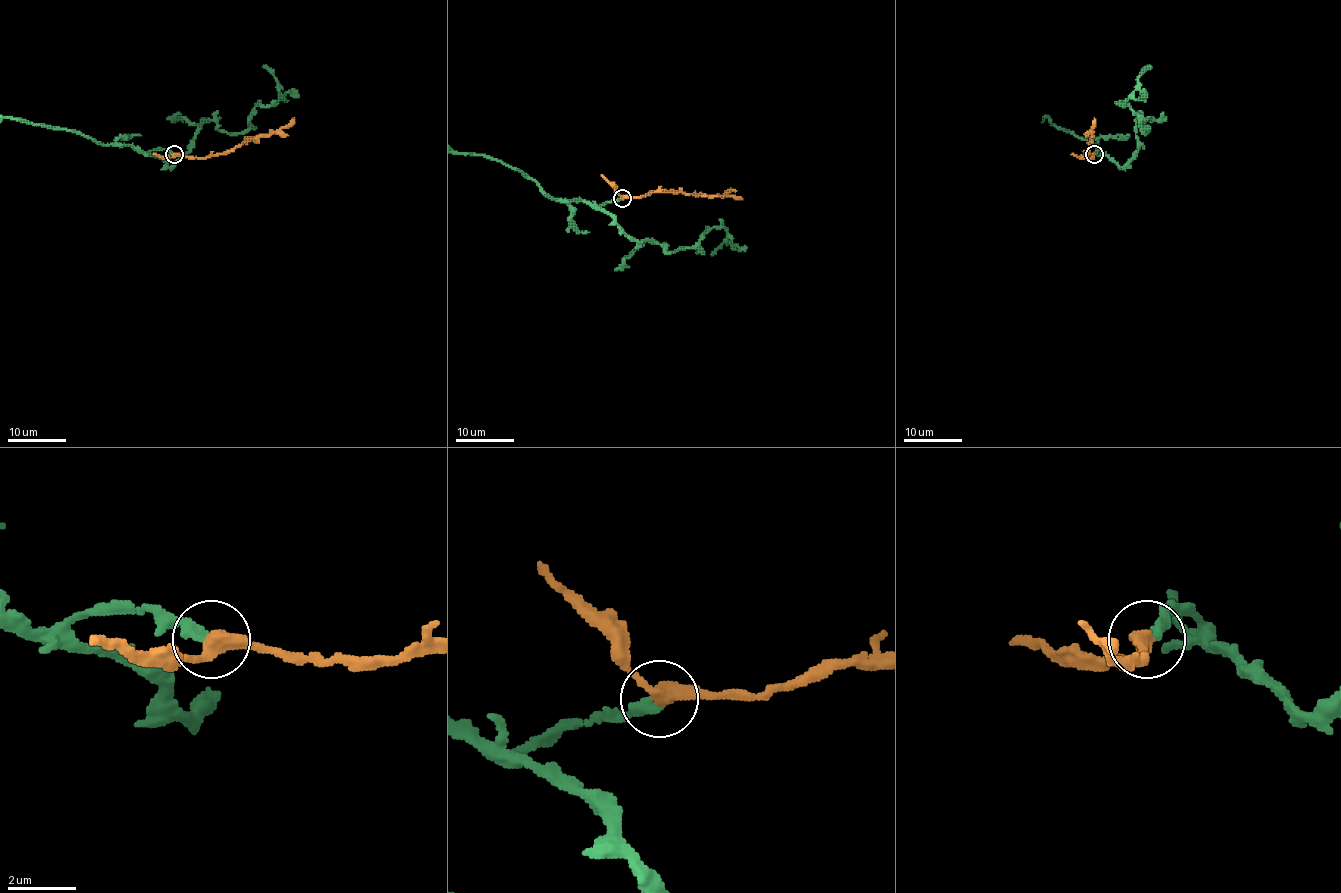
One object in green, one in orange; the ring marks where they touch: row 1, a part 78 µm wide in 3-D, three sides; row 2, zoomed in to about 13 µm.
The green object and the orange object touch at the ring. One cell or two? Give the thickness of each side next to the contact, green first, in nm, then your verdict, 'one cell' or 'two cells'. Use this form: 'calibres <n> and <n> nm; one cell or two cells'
calibres 320 and 400 nm; one cell

